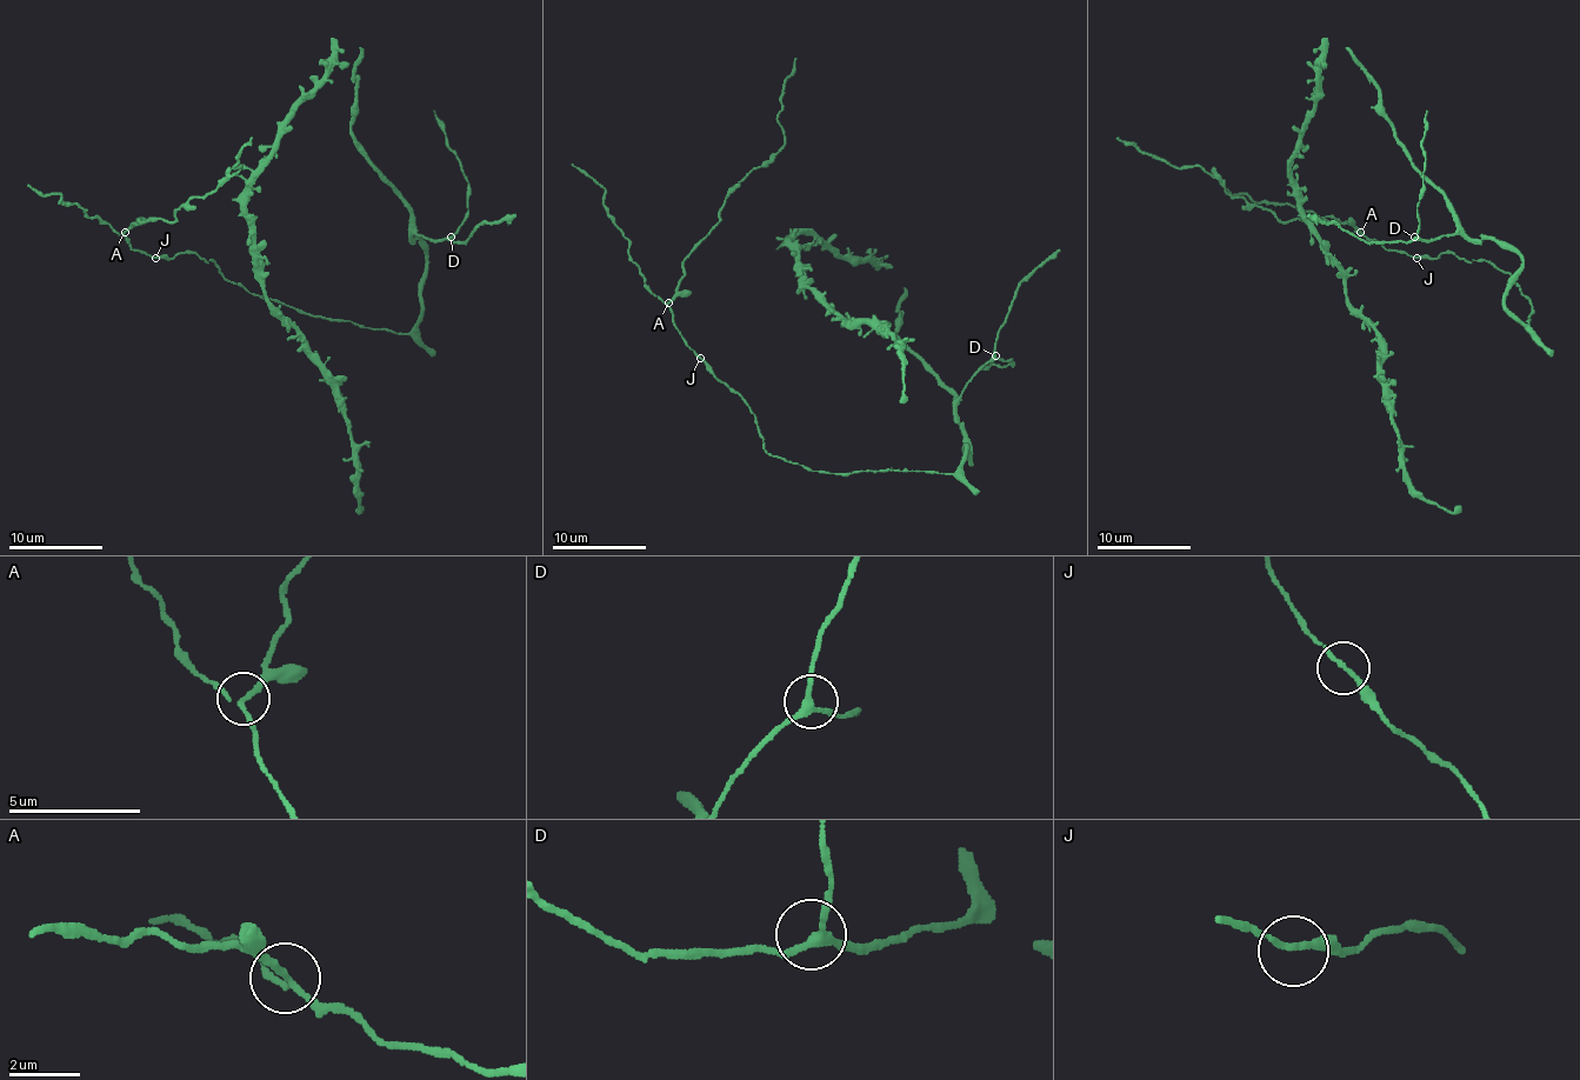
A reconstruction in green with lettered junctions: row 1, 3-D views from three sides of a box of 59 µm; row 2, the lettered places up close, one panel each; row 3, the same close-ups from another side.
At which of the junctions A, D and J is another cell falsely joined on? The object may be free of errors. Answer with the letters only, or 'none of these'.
A

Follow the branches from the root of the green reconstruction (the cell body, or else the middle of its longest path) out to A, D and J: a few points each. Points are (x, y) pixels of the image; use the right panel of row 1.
A: (1475, 239), (1520, 255), (1504, 306), (1532, 334), (1530, 299), (1506, 272), (1454, 253), (1388, 251), (1360, 232)
D: (1475, 239), (1461, 234), (1442, 234), (1435, 239), (1414, 237)
J: (1475, 239), (1504, 241), (1520, 255), (1504, 306), (1532, 334), (1530, 299), (1506, 272), (1454, 253), (1417, 258)

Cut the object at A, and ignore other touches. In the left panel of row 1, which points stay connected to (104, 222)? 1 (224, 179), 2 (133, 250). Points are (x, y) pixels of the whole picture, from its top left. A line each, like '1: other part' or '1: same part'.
1: other part
2: same part

